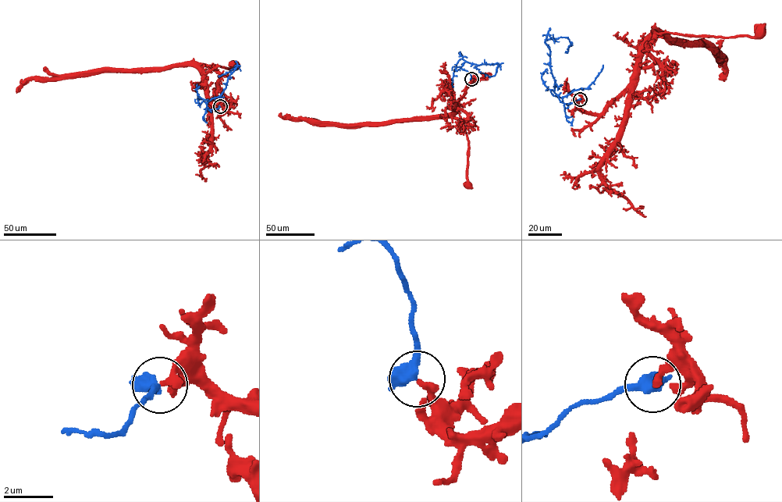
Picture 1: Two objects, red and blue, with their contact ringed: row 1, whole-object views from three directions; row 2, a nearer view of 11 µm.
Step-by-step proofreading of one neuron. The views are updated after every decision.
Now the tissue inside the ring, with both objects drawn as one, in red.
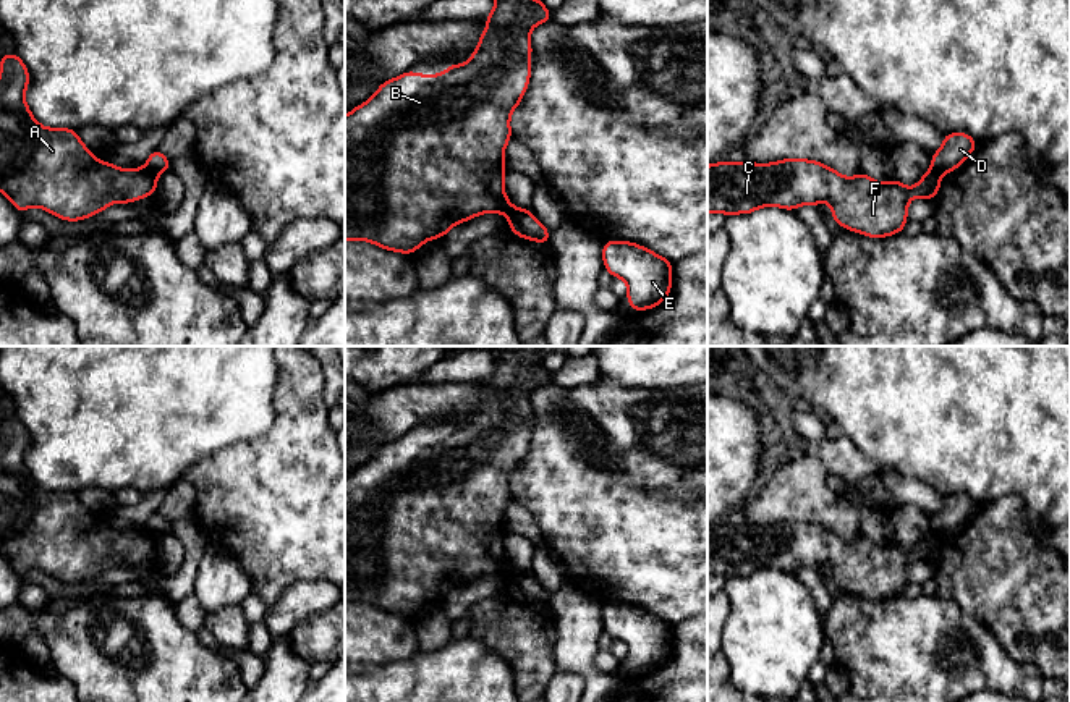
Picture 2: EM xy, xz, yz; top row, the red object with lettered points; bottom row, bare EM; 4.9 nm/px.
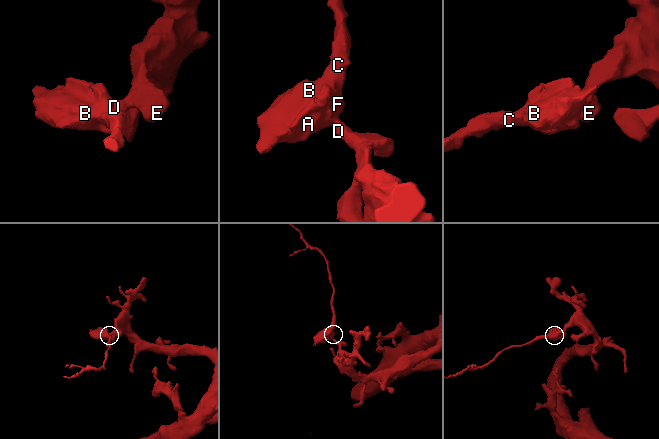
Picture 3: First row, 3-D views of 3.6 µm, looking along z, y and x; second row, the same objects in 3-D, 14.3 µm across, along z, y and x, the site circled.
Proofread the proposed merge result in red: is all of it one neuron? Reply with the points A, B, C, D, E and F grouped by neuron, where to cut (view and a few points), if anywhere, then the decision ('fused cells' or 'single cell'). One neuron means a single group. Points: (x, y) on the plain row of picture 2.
groups A B C F / D E; cut xy (146, 529), (156, 537); fused cells

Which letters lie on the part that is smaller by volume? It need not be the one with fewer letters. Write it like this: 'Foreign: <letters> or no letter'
Foreign: A, B, C, F

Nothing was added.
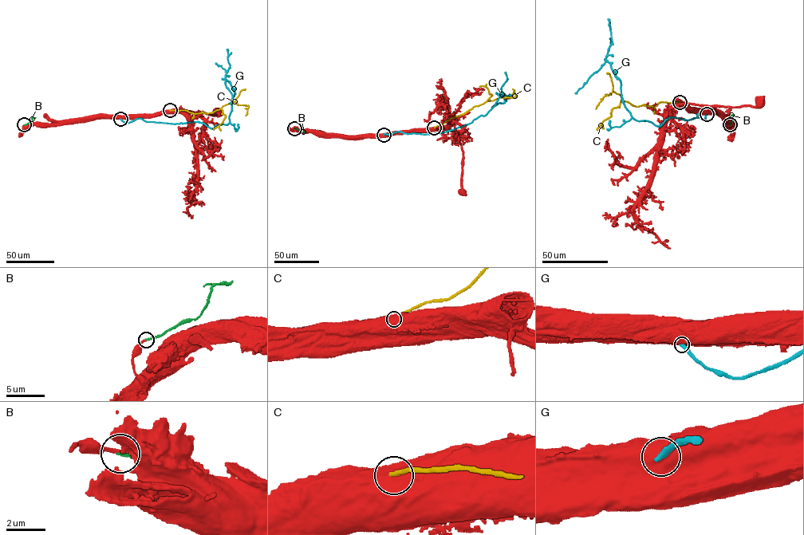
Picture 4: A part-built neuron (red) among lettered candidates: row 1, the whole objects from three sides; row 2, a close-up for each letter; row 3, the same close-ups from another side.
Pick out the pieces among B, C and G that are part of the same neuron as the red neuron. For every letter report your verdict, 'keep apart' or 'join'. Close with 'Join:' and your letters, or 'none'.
B: join
C: keep apart
G: keep apart
Join: B

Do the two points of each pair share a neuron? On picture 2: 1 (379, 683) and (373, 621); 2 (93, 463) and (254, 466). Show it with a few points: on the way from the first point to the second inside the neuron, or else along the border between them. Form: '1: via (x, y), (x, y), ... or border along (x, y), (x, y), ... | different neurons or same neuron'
1: border along (413, 654), (361, 673) | different neurons
2: border along (227, 447), (199, 458), (183, 476) | different neurons

